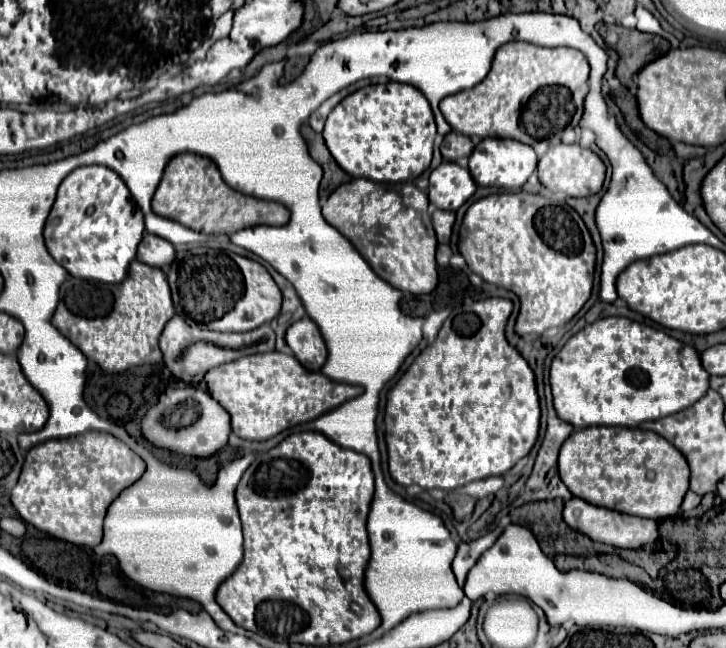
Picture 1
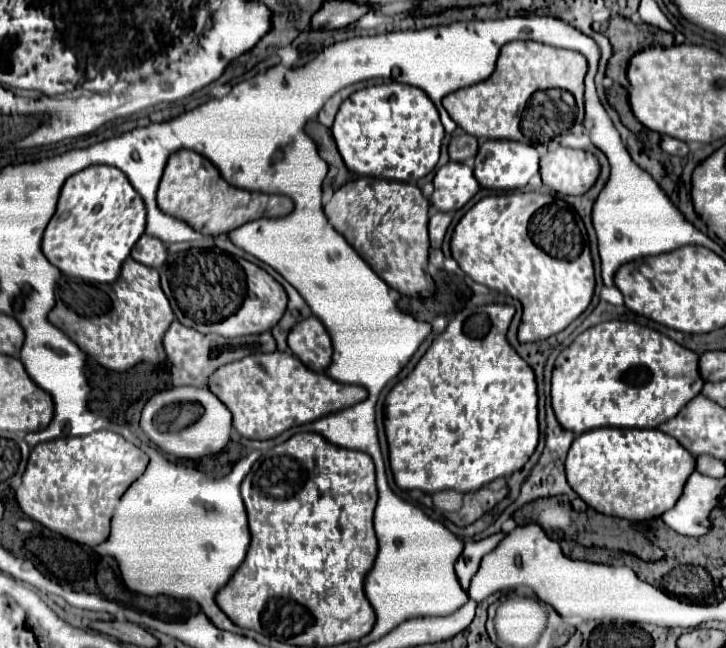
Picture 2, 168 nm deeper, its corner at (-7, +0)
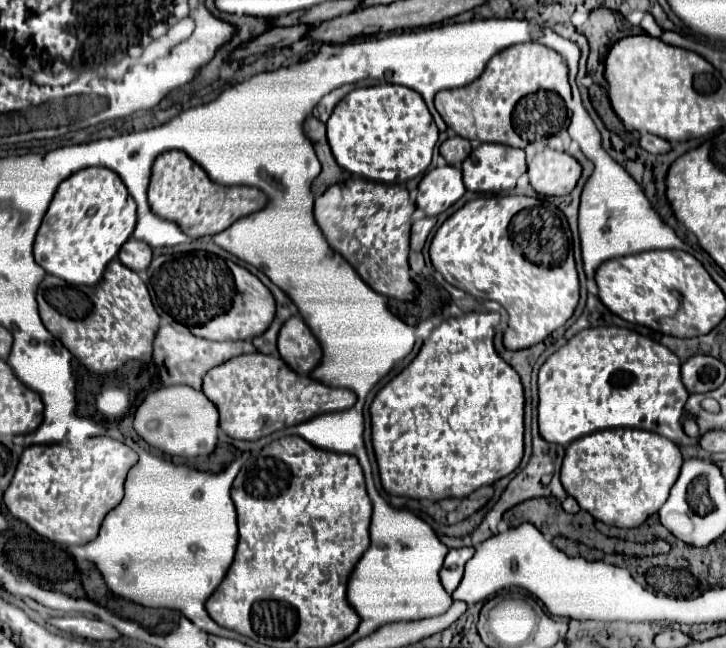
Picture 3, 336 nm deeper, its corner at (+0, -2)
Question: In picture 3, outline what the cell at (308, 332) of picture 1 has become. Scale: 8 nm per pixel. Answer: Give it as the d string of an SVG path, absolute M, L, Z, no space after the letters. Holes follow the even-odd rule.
M293 315L283 323L277 349L281 359L299 375L309 375L309 371L321 361L321 347L299 315Z

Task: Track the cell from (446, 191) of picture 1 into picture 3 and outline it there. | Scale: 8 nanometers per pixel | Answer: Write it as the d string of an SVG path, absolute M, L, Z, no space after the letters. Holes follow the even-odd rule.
M445 165L431 169L419 183L417 209L433 217L447 211L465 193L461 171L457 167Z

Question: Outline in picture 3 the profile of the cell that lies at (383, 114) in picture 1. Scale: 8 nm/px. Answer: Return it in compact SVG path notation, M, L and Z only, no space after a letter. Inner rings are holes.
M377 85L351 91L327 121L327 139L337 163L379 183L407 183L425 173L437 143L437 125L423 97L403 85Z

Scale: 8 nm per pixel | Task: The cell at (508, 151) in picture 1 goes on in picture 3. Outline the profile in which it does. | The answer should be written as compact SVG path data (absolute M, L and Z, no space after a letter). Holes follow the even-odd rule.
M483 143L463 161L463 183L469 191L503 193L513 189L525 171L527 163L521 149Z

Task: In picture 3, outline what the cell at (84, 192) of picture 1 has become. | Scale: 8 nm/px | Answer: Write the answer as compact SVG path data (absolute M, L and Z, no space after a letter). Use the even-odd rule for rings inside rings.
M105 167L81 169L59 185L59 189L57 189L57 193L55 193L45 217L43 217L43 223L39 227L39 233L37 233L37 239L35 239L35 245L33 245L35 261L47 273L61 277L69 283L95 285L103 277L107 263L119 253L121 245L133 233L135 219L137 219L135 201L129 195L127 187L121 183L121 177L117 173L113 173L111 169L105 169Z

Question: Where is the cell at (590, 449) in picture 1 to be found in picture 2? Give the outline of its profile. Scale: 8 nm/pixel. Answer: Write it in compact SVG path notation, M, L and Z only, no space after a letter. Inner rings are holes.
M592 429L574 439L566 459L570 487L592 509L632 521L654 519L672 509L694 469L696 459L658 429Z

